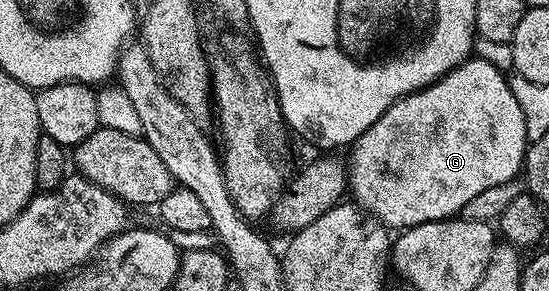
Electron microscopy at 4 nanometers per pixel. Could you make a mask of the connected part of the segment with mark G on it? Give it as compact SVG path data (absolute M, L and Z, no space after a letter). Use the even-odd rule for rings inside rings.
M477 57L466 58L439 81L391 104L391 108L348 147L348 193L356 205L368 210L390 231L400 232L409 226L441 222L460 215L479 192L487 192L487 188L495 188L495 184L514 181L522 173L525 147L529 142L523 108L519 108L519 100L515 100L511 92L507 74L495 63Z

